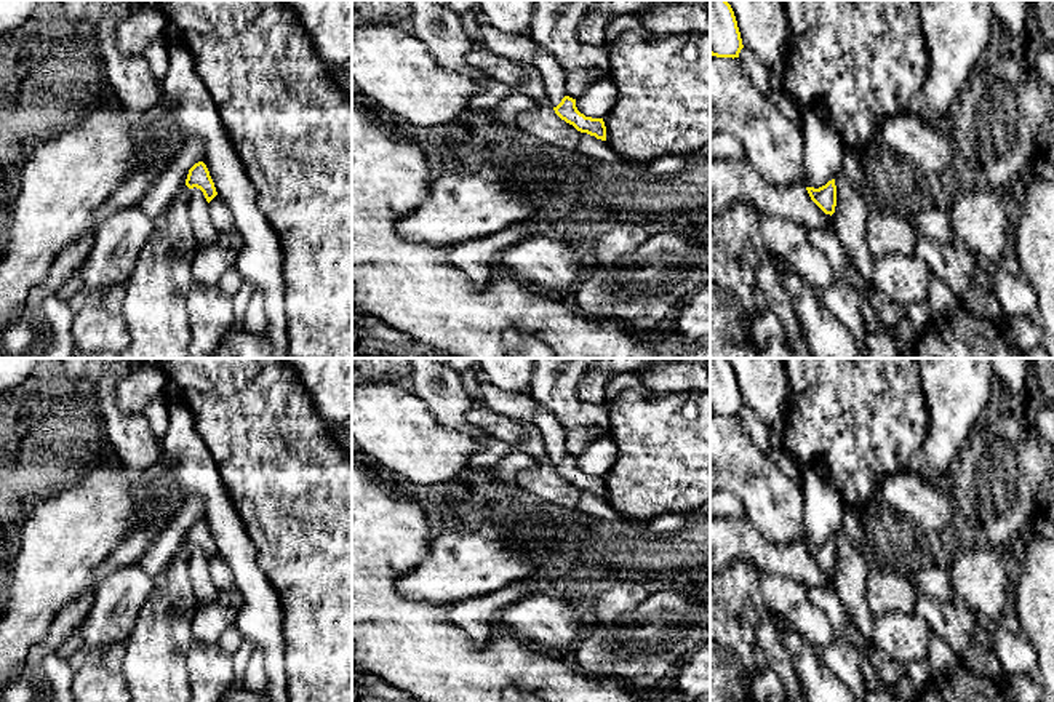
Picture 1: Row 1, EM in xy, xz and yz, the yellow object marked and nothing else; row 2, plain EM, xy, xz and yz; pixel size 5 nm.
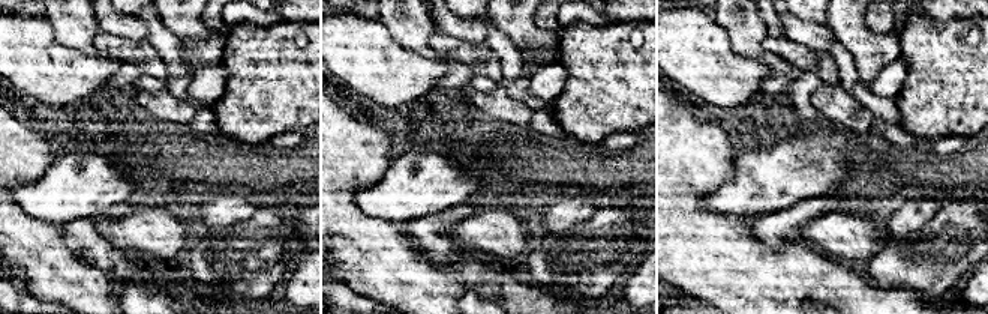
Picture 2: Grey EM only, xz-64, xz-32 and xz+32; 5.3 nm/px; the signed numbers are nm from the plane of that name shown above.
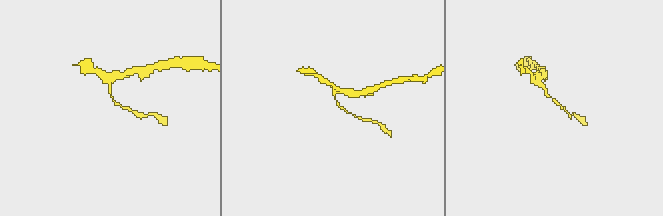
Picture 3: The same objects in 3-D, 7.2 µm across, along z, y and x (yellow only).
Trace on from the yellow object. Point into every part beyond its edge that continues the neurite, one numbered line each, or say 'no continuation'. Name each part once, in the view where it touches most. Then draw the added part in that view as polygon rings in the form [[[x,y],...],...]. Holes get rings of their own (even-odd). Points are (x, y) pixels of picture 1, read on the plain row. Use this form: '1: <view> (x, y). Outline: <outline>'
no continuation

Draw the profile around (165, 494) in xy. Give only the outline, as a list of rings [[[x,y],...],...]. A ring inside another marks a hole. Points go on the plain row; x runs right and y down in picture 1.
[[[173,477],[154,478],[152,481],[146,483],[142,491],[147,493],[157,518],[166,518],[168,521],[174,517],[184,497]]]

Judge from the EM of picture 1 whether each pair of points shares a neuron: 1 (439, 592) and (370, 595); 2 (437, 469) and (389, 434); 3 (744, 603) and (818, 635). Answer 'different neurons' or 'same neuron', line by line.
1: different neurons
2: same neuron
3: different neurons

